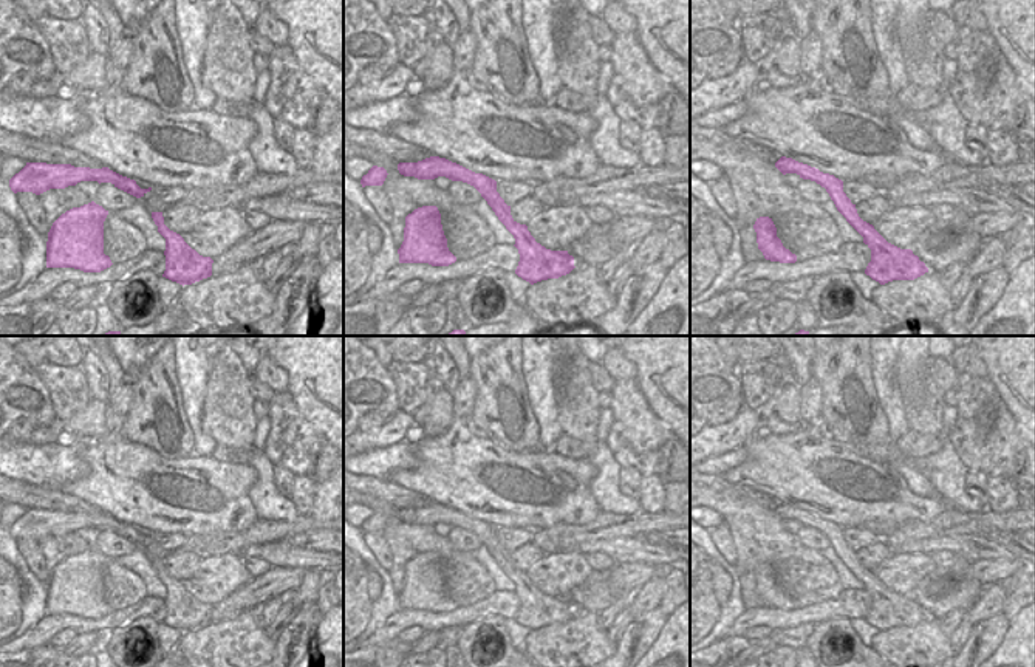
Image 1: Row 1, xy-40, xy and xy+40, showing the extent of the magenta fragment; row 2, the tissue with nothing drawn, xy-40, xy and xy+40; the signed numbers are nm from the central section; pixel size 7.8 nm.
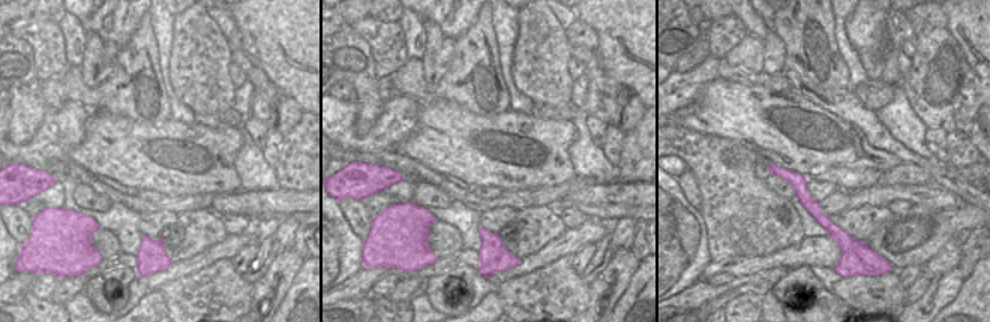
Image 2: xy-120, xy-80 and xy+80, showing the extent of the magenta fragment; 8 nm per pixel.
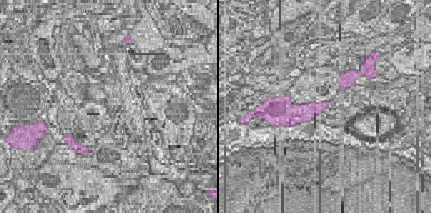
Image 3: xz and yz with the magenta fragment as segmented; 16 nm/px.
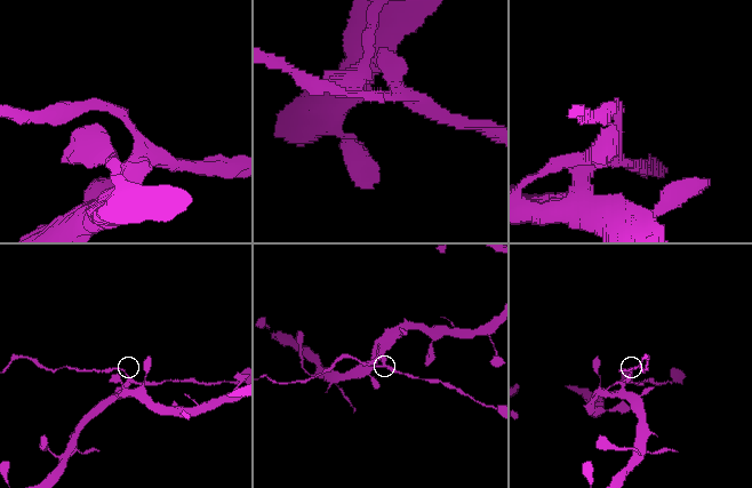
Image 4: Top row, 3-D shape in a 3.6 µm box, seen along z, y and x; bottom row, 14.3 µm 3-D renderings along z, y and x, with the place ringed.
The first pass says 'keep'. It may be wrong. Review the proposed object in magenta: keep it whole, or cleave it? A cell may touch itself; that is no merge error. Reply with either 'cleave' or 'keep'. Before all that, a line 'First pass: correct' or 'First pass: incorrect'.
First pass: incorrect
cleave

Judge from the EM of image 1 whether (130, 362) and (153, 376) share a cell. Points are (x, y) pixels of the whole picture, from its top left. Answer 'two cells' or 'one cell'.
two cells

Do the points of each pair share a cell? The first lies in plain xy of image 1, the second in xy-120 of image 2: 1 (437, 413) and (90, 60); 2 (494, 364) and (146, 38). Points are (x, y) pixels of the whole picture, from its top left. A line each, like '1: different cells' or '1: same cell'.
1: different cells
2: same cell

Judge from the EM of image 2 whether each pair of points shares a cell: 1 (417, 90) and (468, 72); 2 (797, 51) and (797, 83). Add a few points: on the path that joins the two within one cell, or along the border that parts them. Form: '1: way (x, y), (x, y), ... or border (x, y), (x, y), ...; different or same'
1: way (429, 90), (446, 90), (456, 81); same
2: border (786, 69), (794, 69), (828, 90); different

